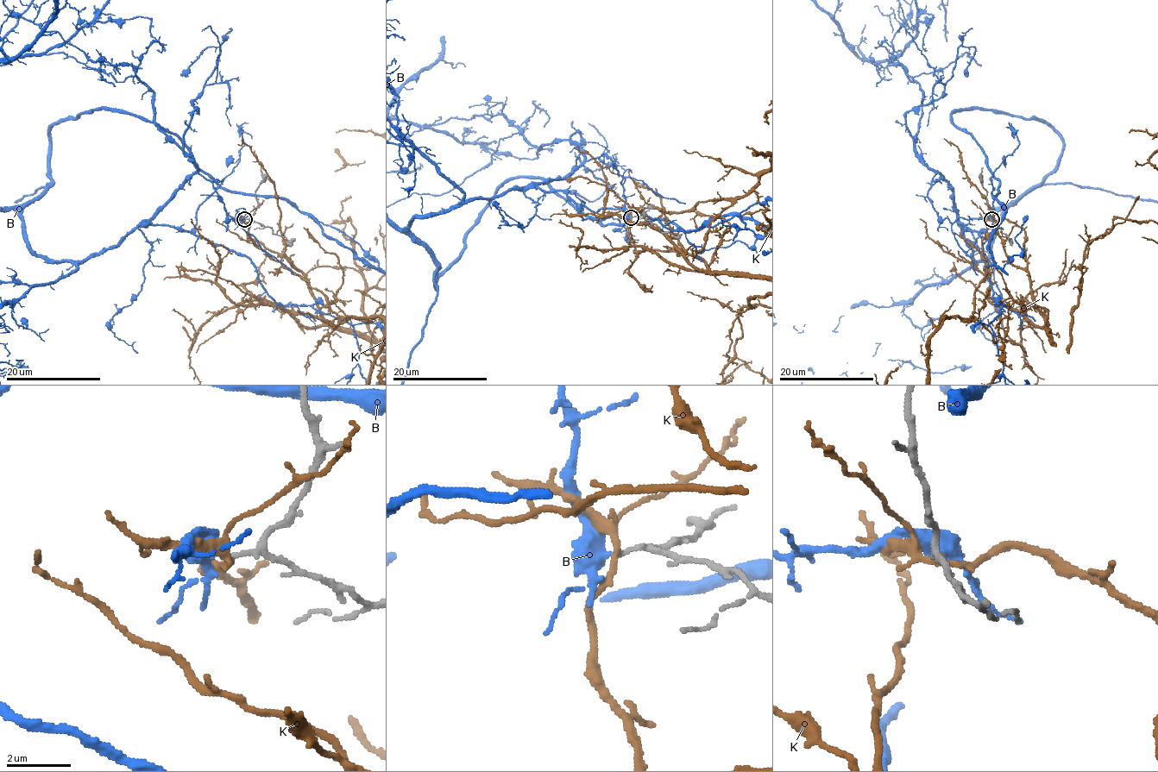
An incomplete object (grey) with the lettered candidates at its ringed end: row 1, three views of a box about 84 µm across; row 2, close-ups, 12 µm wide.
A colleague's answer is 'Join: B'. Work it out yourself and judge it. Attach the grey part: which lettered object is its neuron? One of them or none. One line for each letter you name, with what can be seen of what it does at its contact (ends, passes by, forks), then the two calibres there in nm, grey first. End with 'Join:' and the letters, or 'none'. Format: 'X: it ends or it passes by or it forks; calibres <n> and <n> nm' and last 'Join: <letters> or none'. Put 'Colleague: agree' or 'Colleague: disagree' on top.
Colleague: agree
B: it forks; calibres 100 and 340 nm
Join: B

